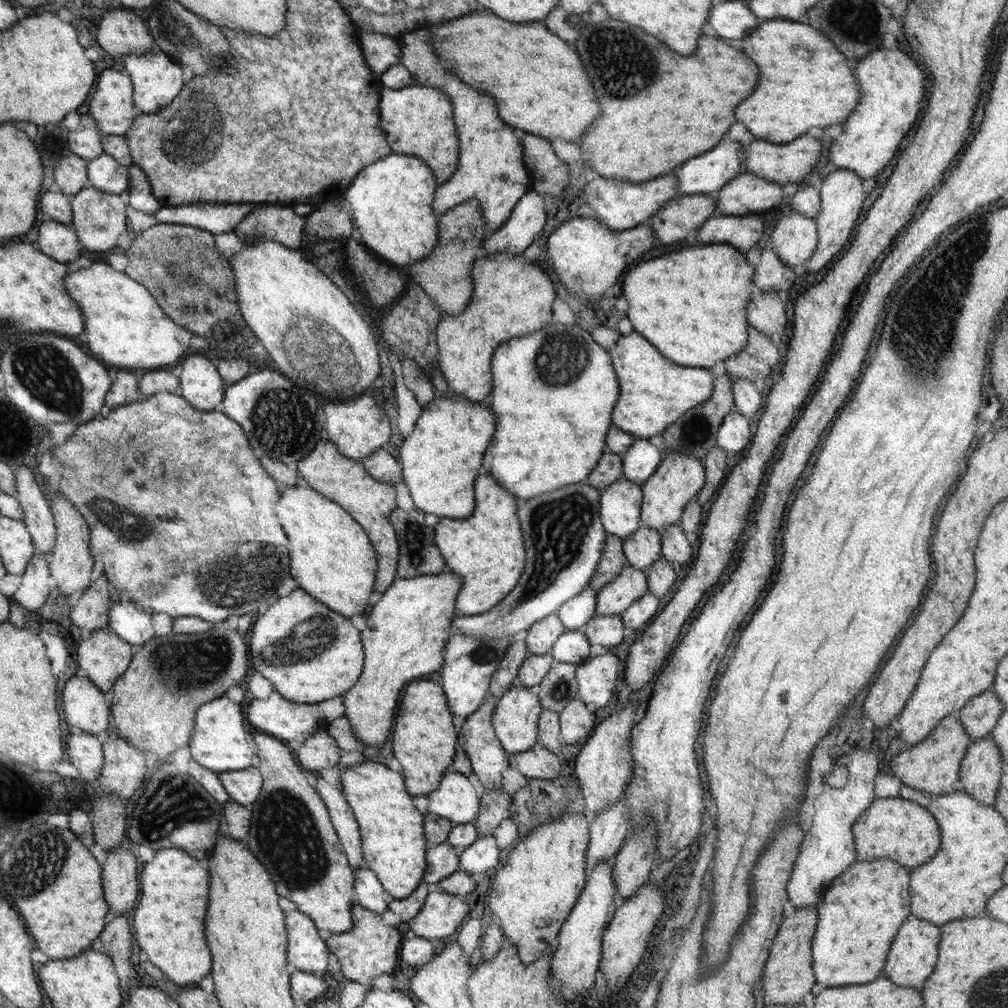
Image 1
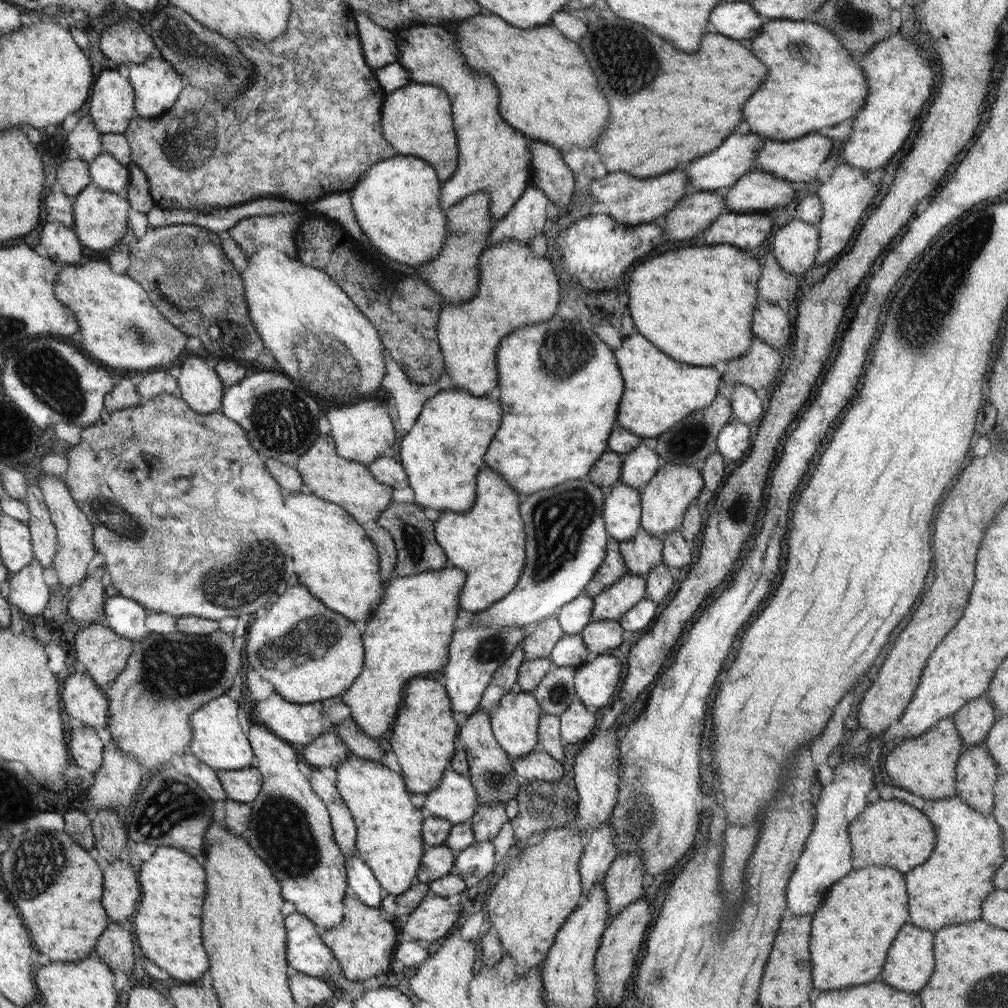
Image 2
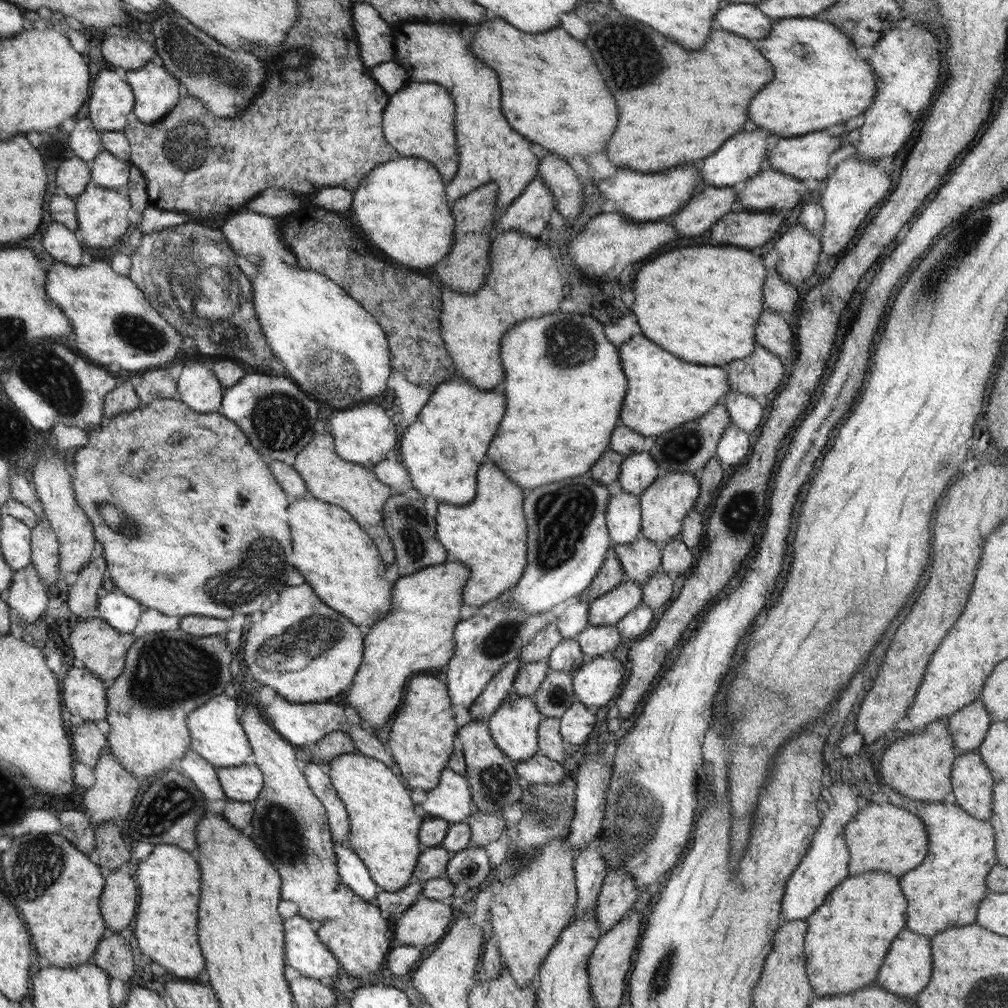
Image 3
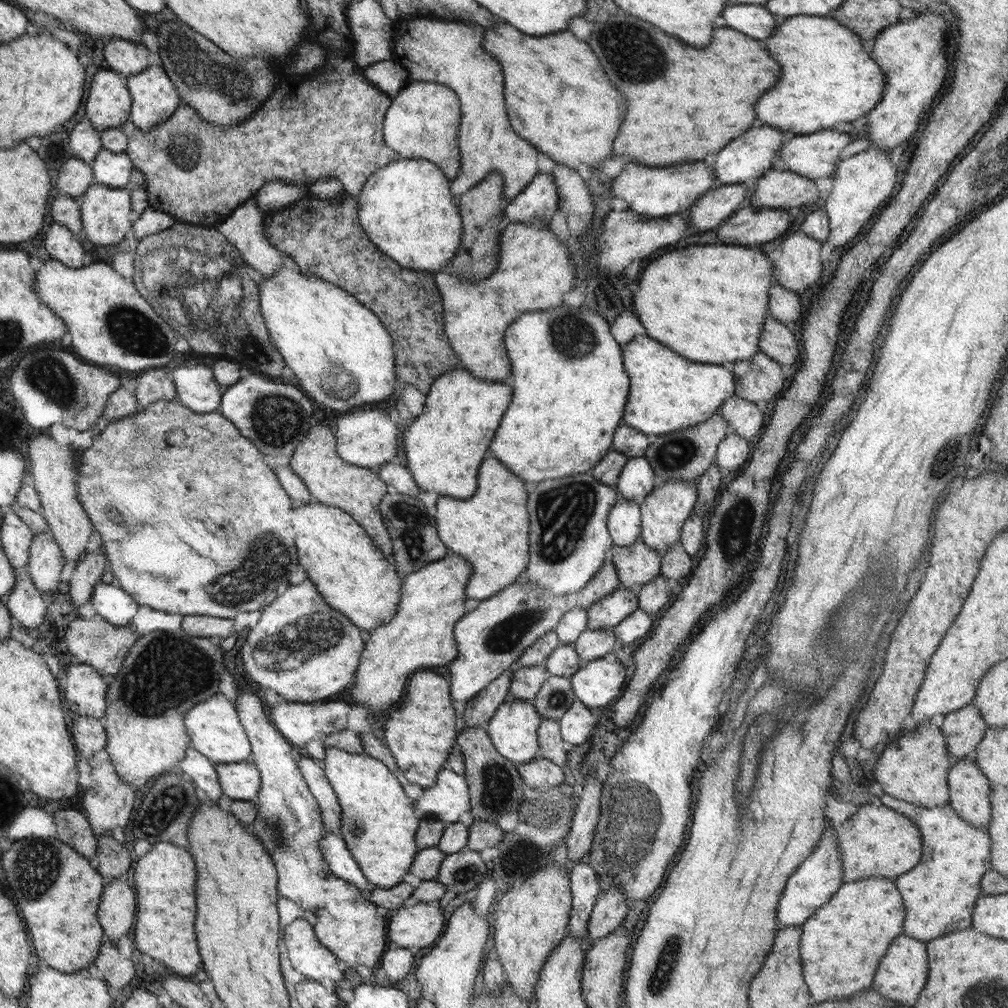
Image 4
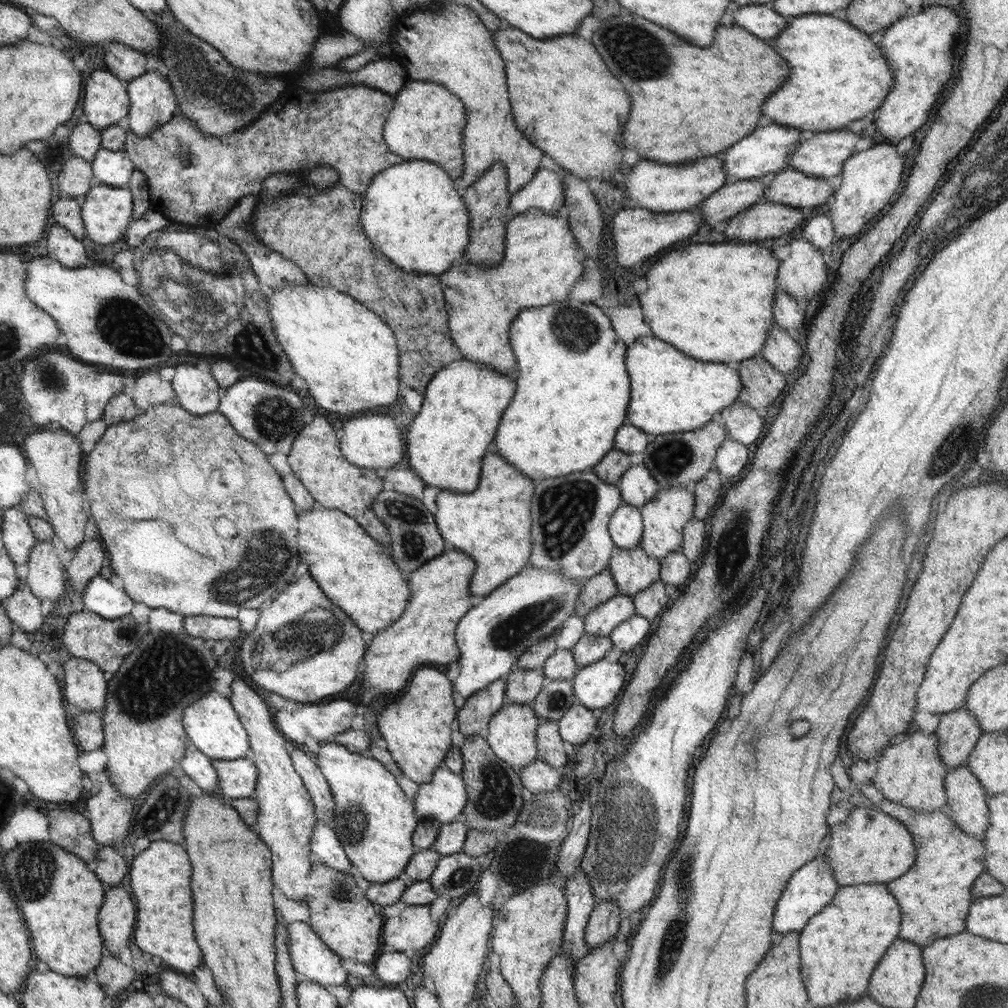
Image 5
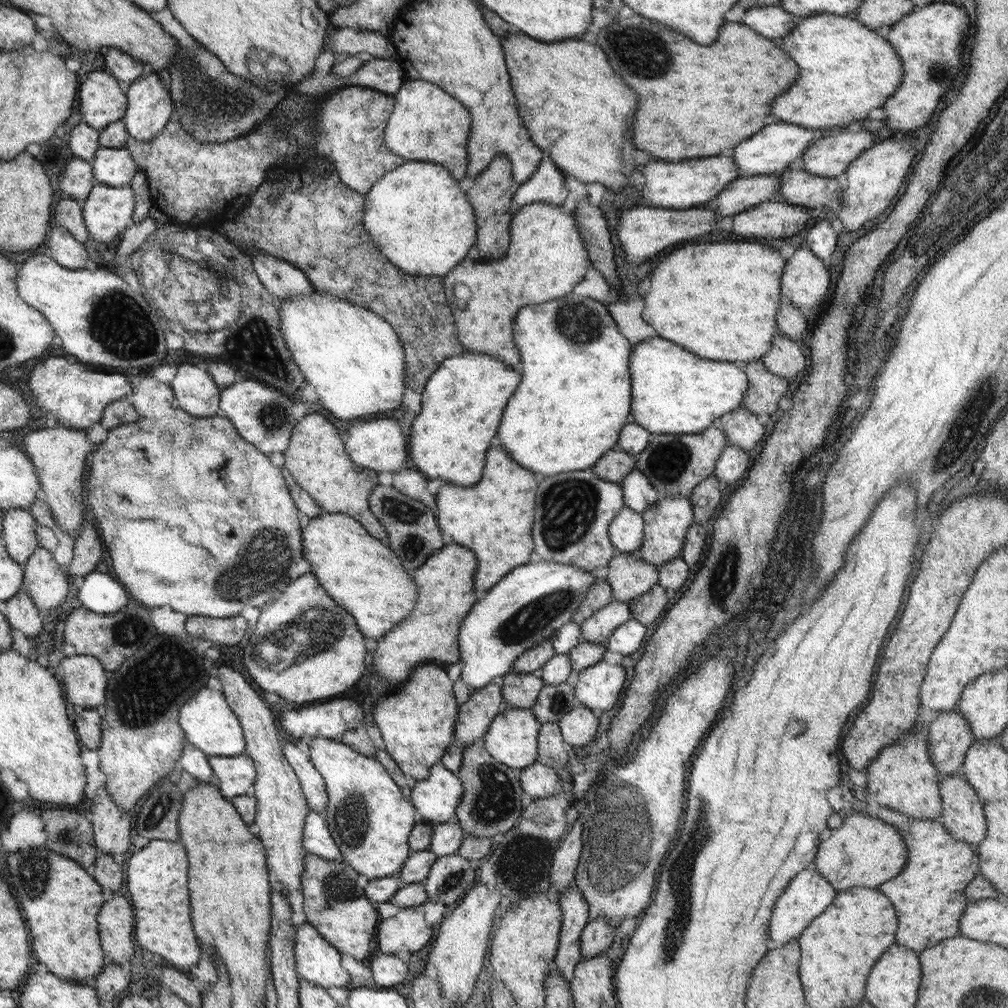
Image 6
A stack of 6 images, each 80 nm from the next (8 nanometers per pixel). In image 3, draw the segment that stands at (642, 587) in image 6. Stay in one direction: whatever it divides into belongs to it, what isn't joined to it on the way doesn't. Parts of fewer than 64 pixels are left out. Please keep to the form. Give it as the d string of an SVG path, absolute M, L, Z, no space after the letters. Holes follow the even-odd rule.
M639 536L630 544L612 544L626 580L645 584L661 566L662 551L657 544Z

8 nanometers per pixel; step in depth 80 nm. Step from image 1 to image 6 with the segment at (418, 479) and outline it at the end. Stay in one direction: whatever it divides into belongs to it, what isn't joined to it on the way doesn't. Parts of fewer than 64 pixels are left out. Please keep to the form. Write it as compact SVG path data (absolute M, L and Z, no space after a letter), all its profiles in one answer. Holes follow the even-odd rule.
M464 351L460 356L451 356L440 363L440 368L430 375L424 390L421 392L422 412L412 422L412 433L408 440L410 458L416 468L424 473L428 480L442 478L446 483L478 484L485 467L486 450L490 448L498 424L502 420L502 412L506 408L508 398L516 392L520 384L521 374L510 368L498 357L486 353L469 353Z

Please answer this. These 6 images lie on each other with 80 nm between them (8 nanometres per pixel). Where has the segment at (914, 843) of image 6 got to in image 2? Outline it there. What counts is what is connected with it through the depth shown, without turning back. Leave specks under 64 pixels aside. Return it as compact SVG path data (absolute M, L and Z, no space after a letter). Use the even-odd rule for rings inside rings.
M894 787L892 796L894 800L905 802L920 812L924 812L927 819L935 825L936 846L928 860L904 875L909 904L909 922L922 930L935 932L950 924L964 924L980 919L983 900L996 890L992 882L994 871L1006 861L1006 857L1003 855L1002 829L996 819L992 814L976 812L959 796L935 801L916 796L900 787Z

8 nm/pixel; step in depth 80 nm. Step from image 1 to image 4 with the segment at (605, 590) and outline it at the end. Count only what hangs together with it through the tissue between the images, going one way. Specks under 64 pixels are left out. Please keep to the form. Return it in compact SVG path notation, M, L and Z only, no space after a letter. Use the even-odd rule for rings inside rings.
M620 586L616 592L588 608L587 627L589 630L613 629L638 608L637 589Z

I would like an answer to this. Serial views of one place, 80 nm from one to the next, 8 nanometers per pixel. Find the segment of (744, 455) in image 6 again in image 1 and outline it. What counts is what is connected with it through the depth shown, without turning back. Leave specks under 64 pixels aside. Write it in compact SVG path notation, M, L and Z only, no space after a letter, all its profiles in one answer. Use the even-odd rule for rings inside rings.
M733 409L728 413L717 430L717 446L725 450L728 456L743 455L751 441L750 419Z

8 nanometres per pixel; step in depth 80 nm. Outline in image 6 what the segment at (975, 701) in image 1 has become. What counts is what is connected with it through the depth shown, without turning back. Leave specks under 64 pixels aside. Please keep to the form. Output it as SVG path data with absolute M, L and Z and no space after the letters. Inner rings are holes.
M946 712L932 720L928 728L927 749L932 764L938 769L939 780L960 770L966 751L974 741L969 722L960 713Z

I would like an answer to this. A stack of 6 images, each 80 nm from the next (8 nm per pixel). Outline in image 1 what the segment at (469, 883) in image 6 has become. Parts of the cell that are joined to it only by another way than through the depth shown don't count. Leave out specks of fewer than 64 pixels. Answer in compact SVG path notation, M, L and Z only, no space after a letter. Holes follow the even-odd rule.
M493 836L480 837L459 853L459 869L468 874L488 873L503 858L504 853L497 846Z

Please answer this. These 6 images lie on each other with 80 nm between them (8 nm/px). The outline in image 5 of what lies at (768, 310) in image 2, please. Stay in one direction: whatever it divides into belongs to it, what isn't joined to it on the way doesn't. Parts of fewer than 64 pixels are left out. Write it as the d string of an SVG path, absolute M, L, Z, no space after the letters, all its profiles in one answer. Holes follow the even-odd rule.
M773 324L760 355L774 367L774 370L785 375L794 372L800 366L802 348L793 333Z

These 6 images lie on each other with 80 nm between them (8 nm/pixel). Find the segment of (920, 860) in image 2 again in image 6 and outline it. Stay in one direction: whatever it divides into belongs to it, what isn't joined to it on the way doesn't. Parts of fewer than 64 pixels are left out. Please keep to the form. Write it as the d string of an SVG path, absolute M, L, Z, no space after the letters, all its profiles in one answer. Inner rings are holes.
M855 810L847 815L840 828L828 832L818 845L818 854L814 857L815 871L831 884L836 892L848 888L864 887L877 888L887 880L898 876L905 867L908 855L908 846L899 836L898 831L889 824L882 822L877 816Z

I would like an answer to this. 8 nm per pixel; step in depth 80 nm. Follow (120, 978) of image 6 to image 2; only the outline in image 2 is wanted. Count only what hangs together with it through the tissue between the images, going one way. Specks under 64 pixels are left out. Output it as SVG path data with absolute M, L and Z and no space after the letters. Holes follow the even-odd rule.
M110 924L98 939L95 953L112 972L121 970L127 975L134 968L132 934L118 924Z

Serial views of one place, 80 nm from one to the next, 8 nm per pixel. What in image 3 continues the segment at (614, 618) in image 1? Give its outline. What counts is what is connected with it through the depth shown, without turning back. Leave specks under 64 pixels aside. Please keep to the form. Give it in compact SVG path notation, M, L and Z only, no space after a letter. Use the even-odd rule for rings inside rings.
M588 625L576 639L581 651L588 656L598 657L604 652L614 651L620 644L620 632L617 625Z

